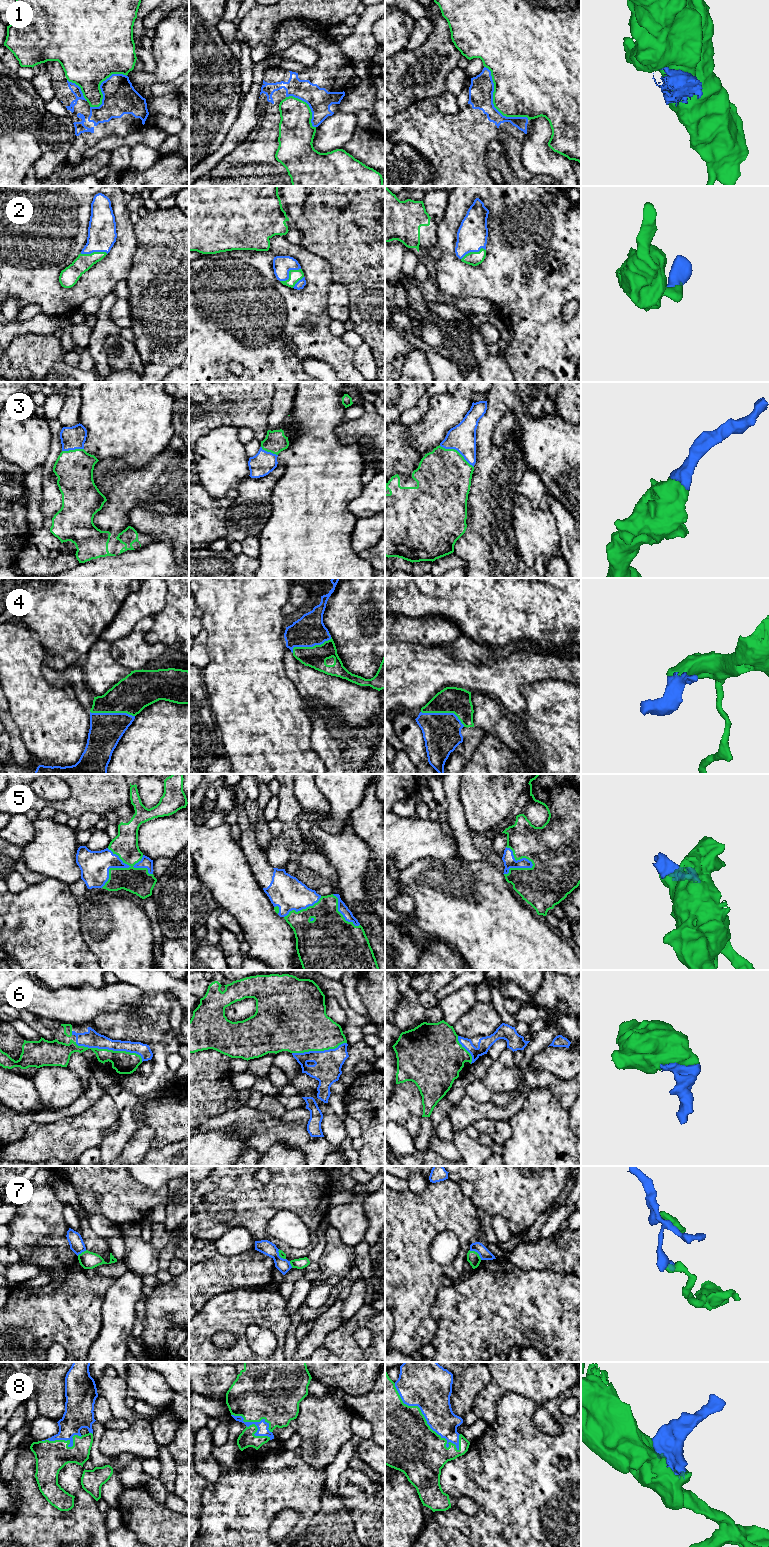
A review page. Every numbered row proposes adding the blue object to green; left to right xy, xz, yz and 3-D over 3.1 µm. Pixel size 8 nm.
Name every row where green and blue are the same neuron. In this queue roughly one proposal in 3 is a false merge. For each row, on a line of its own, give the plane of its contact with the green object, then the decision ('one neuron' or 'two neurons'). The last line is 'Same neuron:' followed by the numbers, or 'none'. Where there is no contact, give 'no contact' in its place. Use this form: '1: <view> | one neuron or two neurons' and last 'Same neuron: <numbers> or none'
1: yz | two neurons
2: xz | one neuron
3: yz | one neuron
4: yz | one neuron
5: xy | one neuron
6: xy | one neuron
7: yz | two neurons
8: yz | one neuron
Same neuron: 2, 3, 4, 5, 6, 8

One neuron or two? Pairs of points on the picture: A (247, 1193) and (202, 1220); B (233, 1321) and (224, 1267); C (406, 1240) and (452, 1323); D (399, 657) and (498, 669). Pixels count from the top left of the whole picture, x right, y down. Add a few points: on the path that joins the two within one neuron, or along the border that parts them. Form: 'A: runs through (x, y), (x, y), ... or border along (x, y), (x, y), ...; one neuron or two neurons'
A: runs through (236, 1197), (228, 1197), (213, 1209); one neuron
B: border along (244, 1288), (217, 1293), (207, 1301); two neurons
C: border along (441, 1286), (431, 1307), (432, 1318); two neurons
D: runs through (424, 671), (473, 671); one neuron

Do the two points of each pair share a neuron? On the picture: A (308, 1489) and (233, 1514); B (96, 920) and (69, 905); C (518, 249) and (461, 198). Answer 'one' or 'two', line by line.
A: one
B: two
C: one

